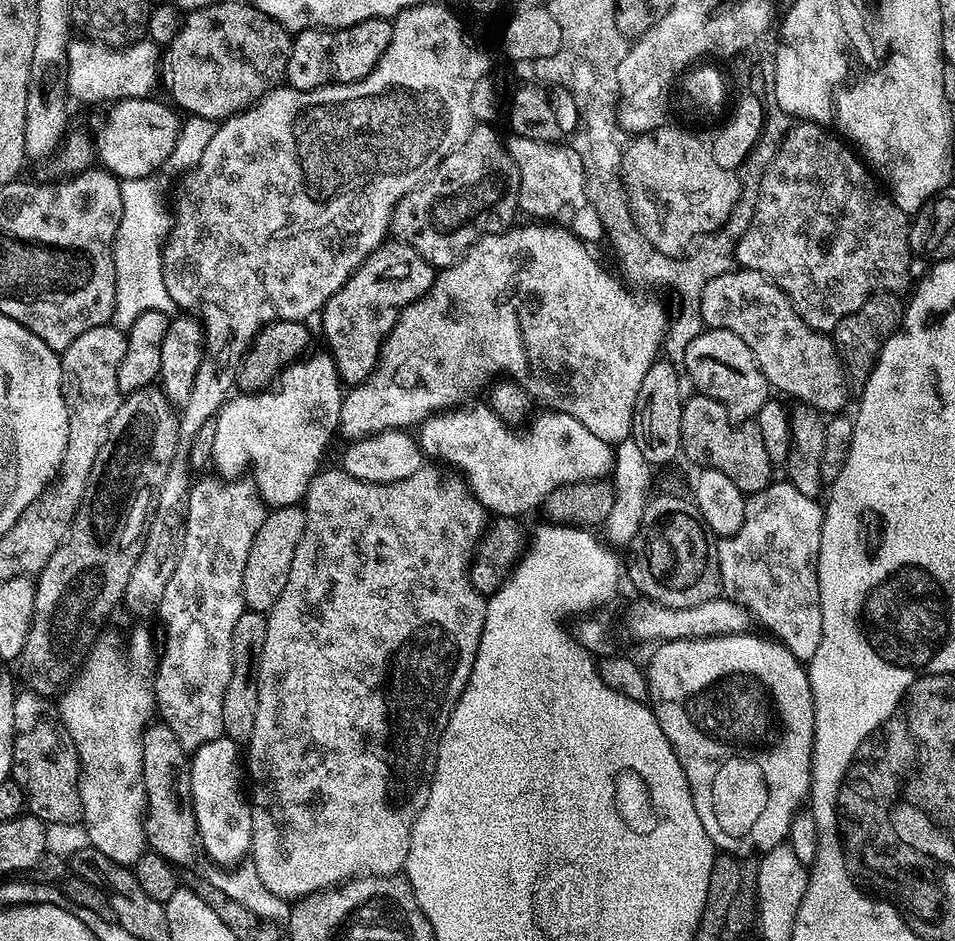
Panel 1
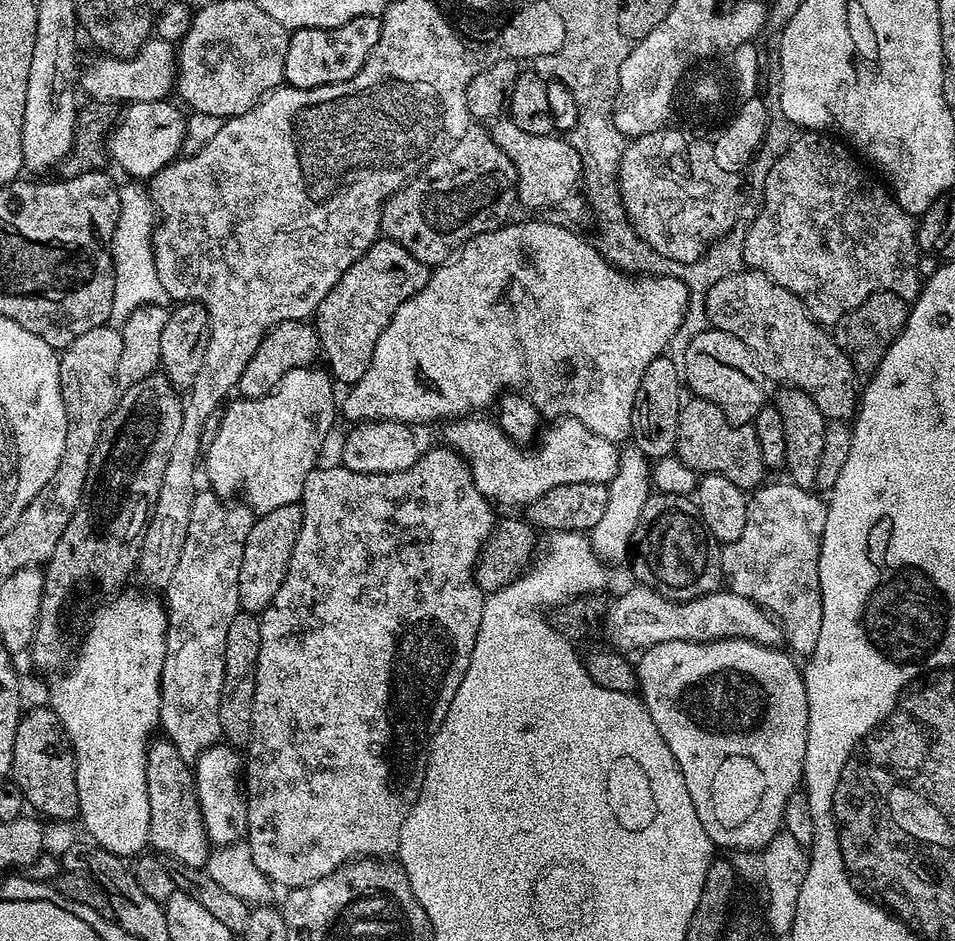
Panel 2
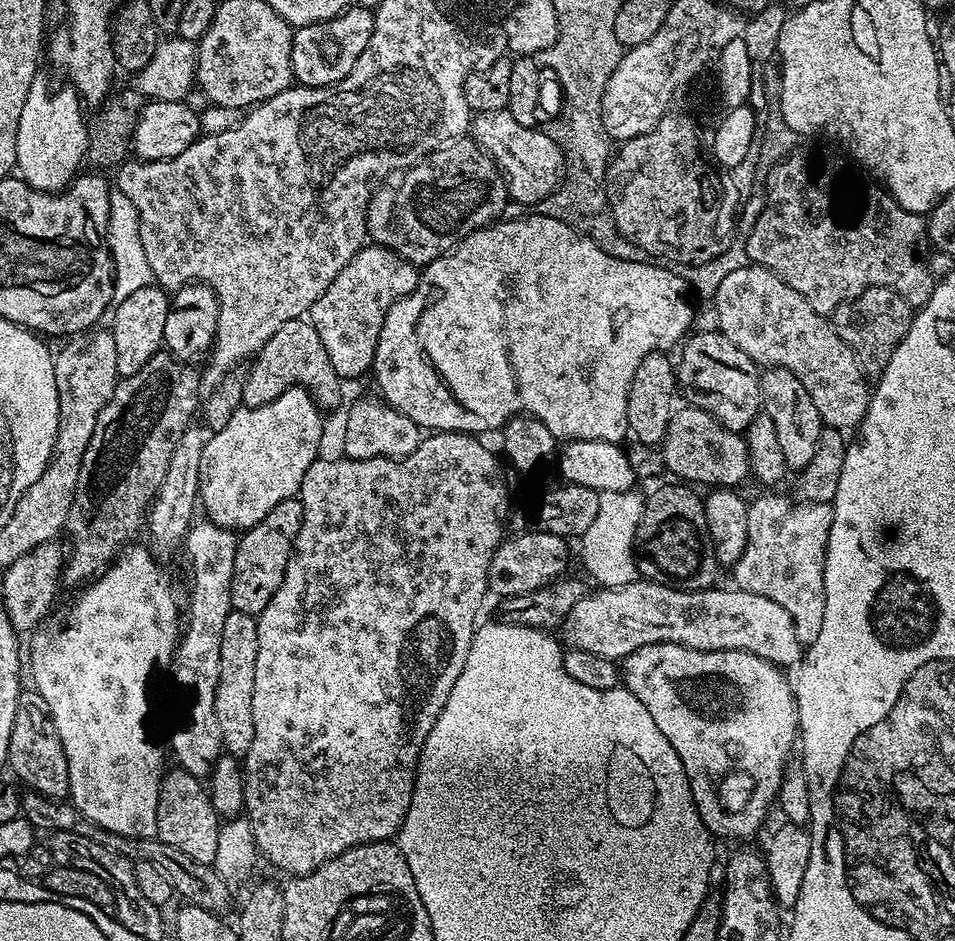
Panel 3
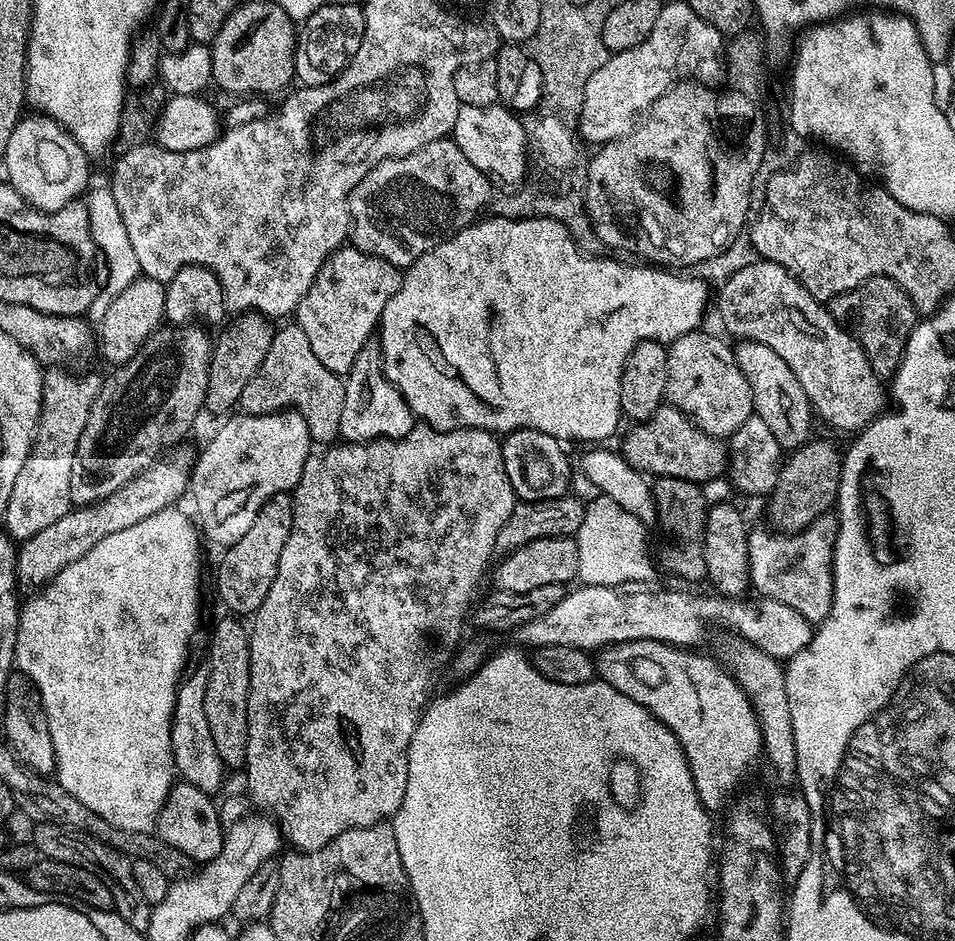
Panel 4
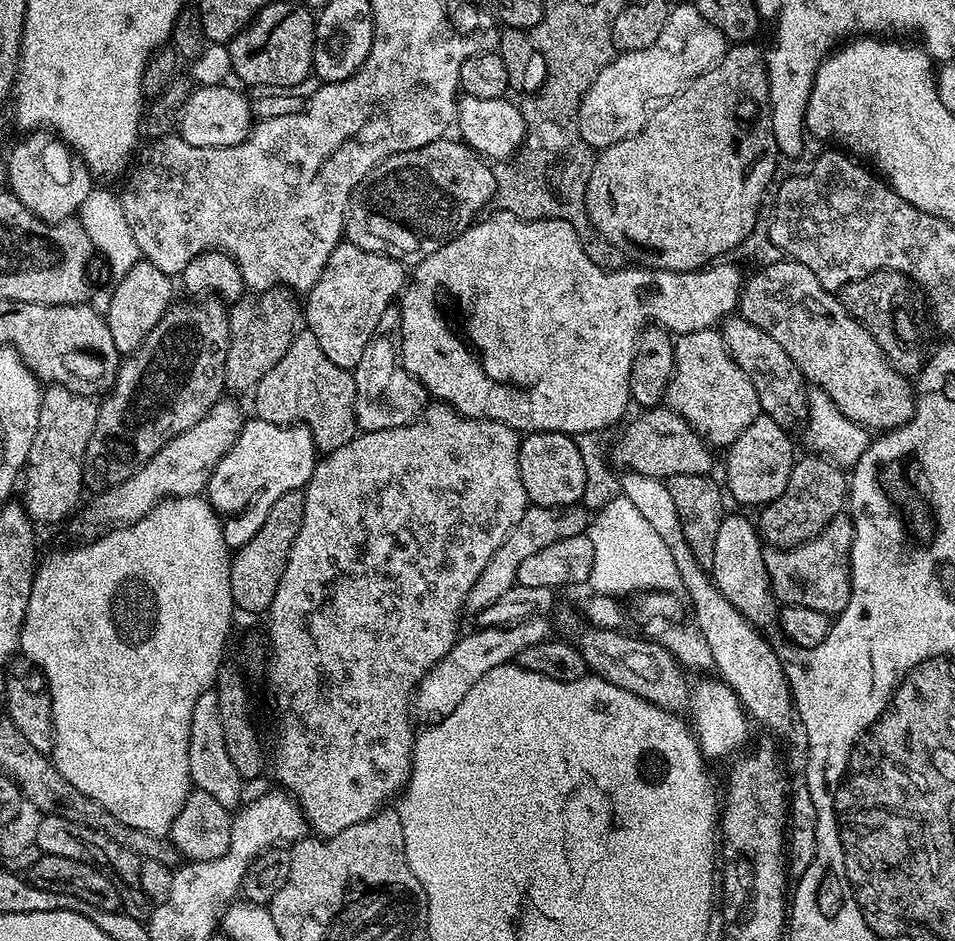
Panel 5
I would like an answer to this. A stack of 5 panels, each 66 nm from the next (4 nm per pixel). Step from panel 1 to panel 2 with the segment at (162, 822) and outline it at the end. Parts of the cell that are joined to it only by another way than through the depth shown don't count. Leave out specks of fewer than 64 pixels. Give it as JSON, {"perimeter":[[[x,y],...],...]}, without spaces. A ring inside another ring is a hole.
{"perimeter":[[[167,738],[153,739],[148,745],[146,778],[150,794],[148,838],[151,847],[157,853],[186,866],[204,868],[210,855],[210,845],[200,813],[200,803],[196,797],[196,777],[189,761],[184,760],[182,754],[178,754],[176,747]]]}

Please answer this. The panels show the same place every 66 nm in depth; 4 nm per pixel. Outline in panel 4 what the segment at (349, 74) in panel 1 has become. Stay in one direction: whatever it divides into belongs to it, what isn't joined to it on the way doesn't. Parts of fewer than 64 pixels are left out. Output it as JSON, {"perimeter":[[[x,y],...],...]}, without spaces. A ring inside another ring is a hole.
{"perimeter":[[[333,2],[330,6],[322,6],[314,14],[310,14],[302,28],[302,56],[316,63],[297,67],[295,79],[305,88],[322,86],[335,80],[348,63],[356,57],[364,42],[364,9],[358,3],[340,4]]]}

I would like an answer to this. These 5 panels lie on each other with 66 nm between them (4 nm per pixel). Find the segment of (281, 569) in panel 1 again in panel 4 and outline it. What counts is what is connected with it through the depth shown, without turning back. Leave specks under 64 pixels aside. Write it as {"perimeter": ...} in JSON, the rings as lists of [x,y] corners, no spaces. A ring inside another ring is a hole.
{"perimeter":[[[291,495],[276,496],[258,514],[254,526],[225,551],[228,553],[220,564],[216,592],[220,595],[221,602],[228,607],[225,609],[229,613],[240,618],[248,618],[260,609],[262,602],[266,602],[266,594],[270,594],[270,586],[274,586],[282,552],[286,550],[286,542],[292,533],[295,510]]]}

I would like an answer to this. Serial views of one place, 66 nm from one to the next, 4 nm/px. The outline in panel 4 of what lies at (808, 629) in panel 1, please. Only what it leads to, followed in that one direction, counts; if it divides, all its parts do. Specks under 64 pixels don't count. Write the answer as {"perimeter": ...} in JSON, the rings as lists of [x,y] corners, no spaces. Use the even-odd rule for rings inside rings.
{"perimeter":[[[835,511],[818,517],[809,528],[801,532],[782,532],[768,528],[753,527],[749,531],[749,578],[751,587],[765,600],[782,602],[798,610],[813,626],[823,624],[832,609],[832,555],[836,549],[836,539],[840,529],[840,517]]]}

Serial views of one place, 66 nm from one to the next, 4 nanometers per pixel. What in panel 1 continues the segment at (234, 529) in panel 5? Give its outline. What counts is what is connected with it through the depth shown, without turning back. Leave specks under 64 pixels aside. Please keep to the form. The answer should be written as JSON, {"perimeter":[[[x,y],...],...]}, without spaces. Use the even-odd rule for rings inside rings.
{"perimeter":[[[324,350],[307,356],[282,369],[267,390],[229,395],[214,417],[216,429],[212,458],[215,467],[220,467],[219,471],[224,474],[240,474],[247,464],[252,464],[254,483],[268,506],[299,505],[303,501],[308,483],[318,470],[318,460],[324,454],[324,447],[331,440],[332,434],[334,436],[337,433],[340,424],[344,392],[336,362]]]}

